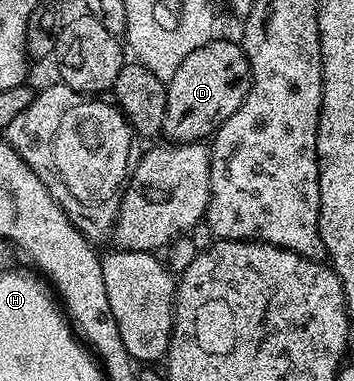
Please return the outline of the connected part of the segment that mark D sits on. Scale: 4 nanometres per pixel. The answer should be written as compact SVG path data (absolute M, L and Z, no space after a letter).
M219 36L212 37L201 48L193 48L185 60L181 60L181 68L173 72L171 79L165 83L167 88L167 115L163 121L162 133L168 134L172 143L180 142L203 142L210 139L237 108L245 100L248 88L251 87L251 69L247 63L247 55L243 53L243 47L238 41L226 42Z

